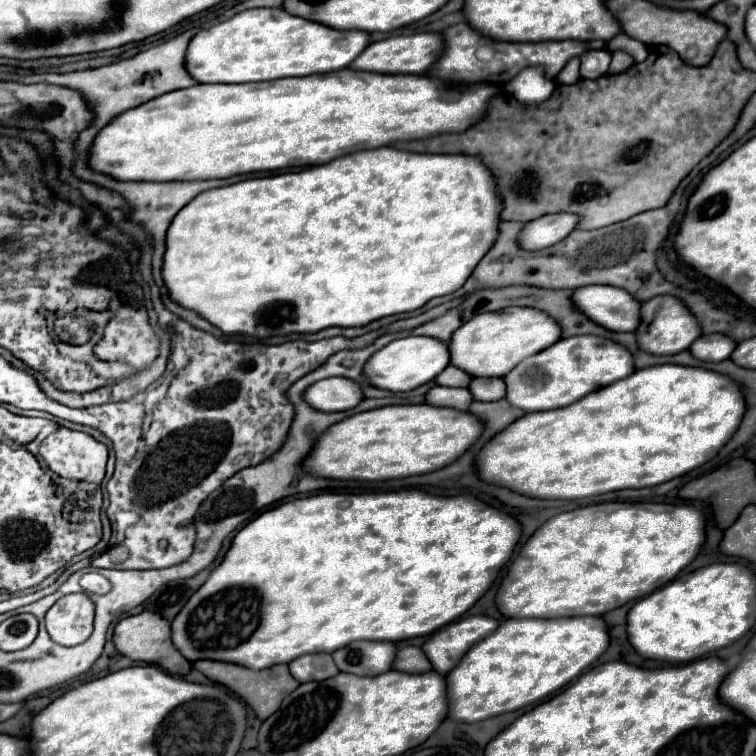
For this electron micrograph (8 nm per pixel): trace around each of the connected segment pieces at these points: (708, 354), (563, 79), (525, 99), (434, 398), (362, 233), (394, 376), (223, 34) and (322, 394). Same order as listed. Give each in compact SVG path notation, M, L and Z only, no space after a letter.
M710 333L696 339L690 347L690 353L700 361L724 361L730 357L730 351L734 351L736 343L722 333Z
M578 57L570 59L566 63L566 67L560 71L560 75L556 77L556 81L560 81L560 83L576 83L580 79L578 71L580 71L580 59Z
M528 67L504 85L504 89L524 105L538 105L546 101L552 95L554 87L556 83L552 79L546 79L540 67Z
M438 385L438 387L432 387L430 393L426 395L426 403L430 403L430 405L452 407L452 409L460 409L460 411L466 411L472 401L474 401L474 397L470 395L470 389L466 389L466 387Z
M382 147L382 149L372 149L372 151L360 151L360 153L352 153L352 155L344 155L340 159L334 159L326 165L314 165L308 169L302 169L298 173L280 173L280 175L272 175L272 177L262 177L262 179L248 179L248 181L240 181L228 187L218 187L218 189L210 189L202 195L198 195L196 199L192 199L186 207L182 207L182 211L178 211L178 215L174 217L170 229L168 229L168 237L166 237L166 253L164 253L164 267L162 267L162 277L164 283L170 291L170 297L180 303L182 307L194 309L196 313L200 313L206 321L210 321L212 325L216 325L218 329L222 329L224 333L244 333L244 335L252 335L258 339L266 339L272 335L288 335L288 333L316 333L320 329L326 327L362 327L374 319L386 317L386 315L398 315L398 313L408 313L408 311L416 311L420 309L424 303L428 303L434 297L442 297L442 295L450 295L454 291L458 291L466 279L472 275L474 267L480 263L482 255L486 255L486 251L490 251L490 243L494 243L494 239L498 239L498 223L502 219L498 219L498 211L502 211L502 203L498 203L498 195L494 195L494 175L490 175L490 171L486 171L486 167L482 167L482 163L478 163L478 159L474 159L474 155L432 155L432 153L408 153L408 151L400 151L394 147Z
M402 337L392 343L388 343L384 349L374 353L372 359L364 365L364 373L370 379L372 385L380 389L390 389L390 391L410 391L416 389L434 377L438 377L450 363L450 349L448 343L436 337Z
M280 7L248 9L200 31L188 45L186 69L198 83L250 83L306 77L348 67L368 45L368 31L338 31L318 21L290 15Z
M330 377L324 381L314 383L306 393L304 399L320 409L320 411L348 411L364 401L364 393L360 385L346 377Z

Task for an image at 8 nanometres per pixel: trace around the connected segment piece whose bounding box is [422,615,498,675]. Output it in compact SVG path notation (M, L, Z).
M486 615L464 617L438 629L422 649L428 655L432 669L440 675L448 675L458 665L458 659L462 659L472 645L494 633L496 627L498 621Z

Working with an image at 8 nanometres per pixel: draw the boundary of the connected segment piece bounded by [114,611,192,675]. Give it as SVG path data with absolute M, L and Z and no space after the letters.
M144 611L144 613L122 619L114 629L114 645L122 655L130 657L132 661L158 665L174 675L188 675L192 669L192 663L174 647L170 639L170 621L152 611Z

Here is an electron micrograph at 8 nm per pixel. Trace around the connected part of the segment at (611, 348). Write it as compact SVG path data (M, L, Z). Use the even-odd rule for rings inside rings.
M576 335L524 359L506 375L506 399L524 411L546 411L572 405L592 391L608 387L636 371L634 355L628 347L598 335Z

